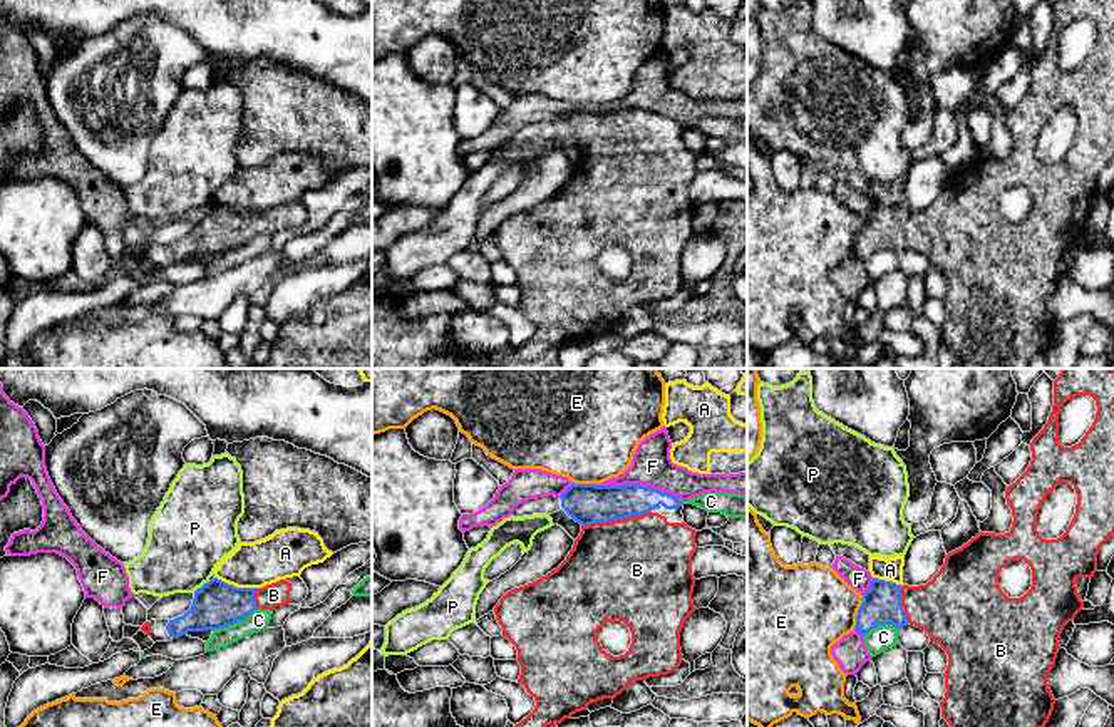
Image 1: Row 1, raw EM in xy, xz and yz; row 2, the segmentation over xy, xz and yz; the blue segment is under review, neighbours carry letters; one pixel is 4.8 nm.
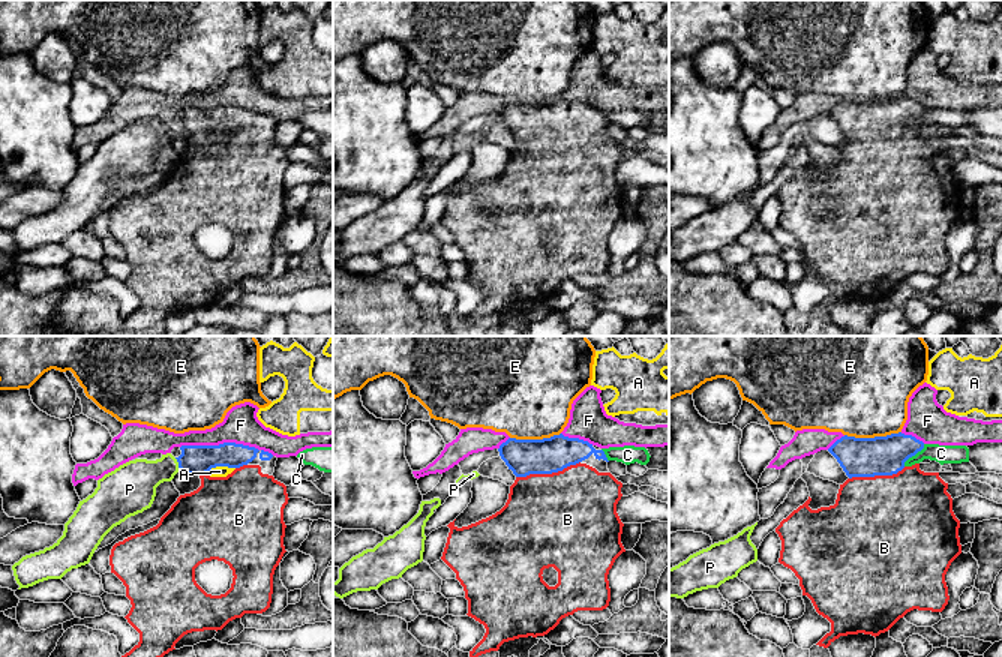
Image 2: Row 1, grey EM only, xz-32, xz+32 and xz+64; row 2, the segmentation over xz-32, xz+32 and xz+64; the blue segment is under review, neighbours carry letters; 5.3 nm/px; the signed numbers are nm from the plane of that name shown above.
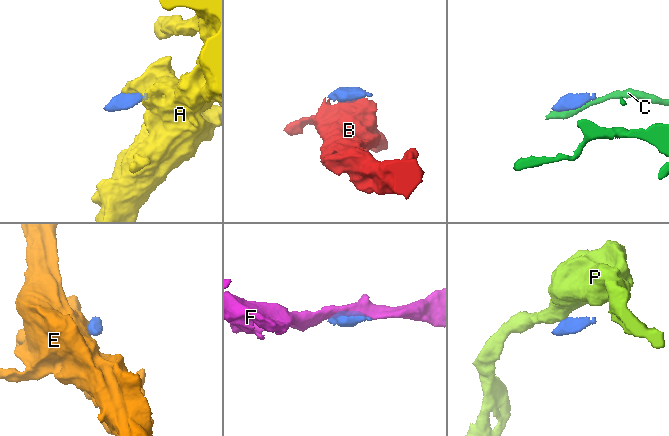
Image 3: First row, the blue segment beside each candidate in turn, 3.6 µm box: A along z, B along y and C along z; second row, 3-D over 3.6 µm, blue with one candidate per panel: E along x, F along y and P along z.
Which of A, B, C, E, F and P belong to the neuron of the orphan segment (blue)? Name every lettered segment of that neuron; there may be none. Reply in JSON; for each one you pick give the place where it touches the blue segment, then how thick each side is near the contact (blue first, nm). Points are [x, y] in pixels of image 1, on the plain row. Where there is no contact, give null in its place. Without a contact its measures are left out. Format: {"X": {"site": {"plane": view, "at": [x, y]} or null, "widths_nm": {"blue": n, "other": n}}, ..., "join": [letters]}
{"B": {"site": {"plane": "xz", "at": [615, 144]}, "widths_nm": {"blue": 190, "other": 500}}, "join": ["B"]}

